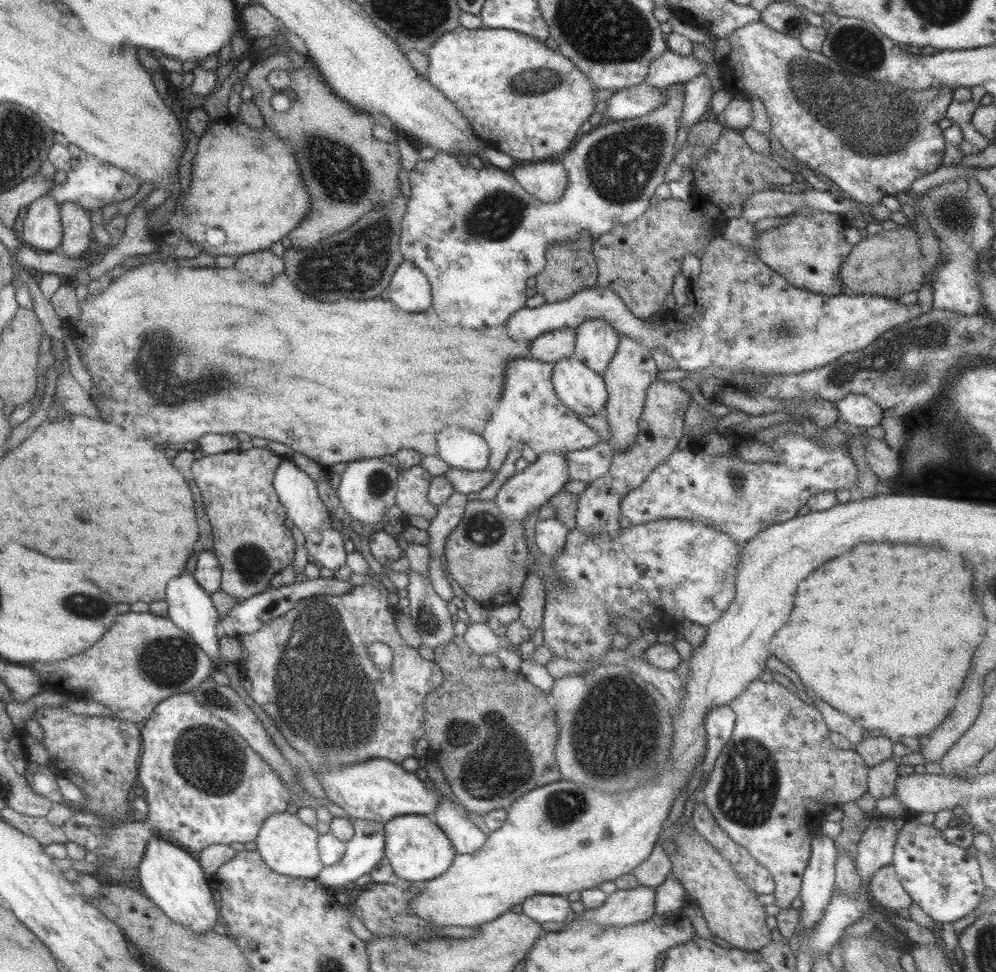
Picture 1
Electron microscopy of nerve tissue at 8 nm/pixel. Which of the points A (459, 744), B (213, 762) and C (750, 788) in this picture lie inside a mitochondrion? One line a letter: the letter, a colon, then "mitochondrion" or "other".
A: mitochondrion
B: mitochondrion
C: mitochondrion

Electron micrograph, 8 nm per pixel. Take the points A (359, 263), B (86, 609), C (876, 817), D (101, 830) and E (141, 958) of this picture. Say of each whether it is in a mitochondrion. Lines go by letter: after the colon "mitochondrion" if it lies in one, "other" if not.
A: mitochondrion
B: mitochondrion
C: other
D: mitochondrion
E: other

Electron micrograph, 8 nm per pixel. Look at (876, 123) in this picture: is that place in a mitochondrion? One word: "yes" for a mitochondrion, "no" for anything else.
yes

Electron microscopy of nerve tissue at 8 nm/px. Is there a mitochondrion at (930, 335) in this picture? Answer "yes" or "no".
yes

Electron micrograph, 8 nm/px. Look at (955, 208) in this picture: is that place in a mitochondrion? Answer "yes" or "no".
yes

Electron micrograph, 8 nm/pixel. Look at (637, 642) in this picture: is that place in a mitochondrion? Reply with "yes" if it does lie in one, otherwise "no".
no

